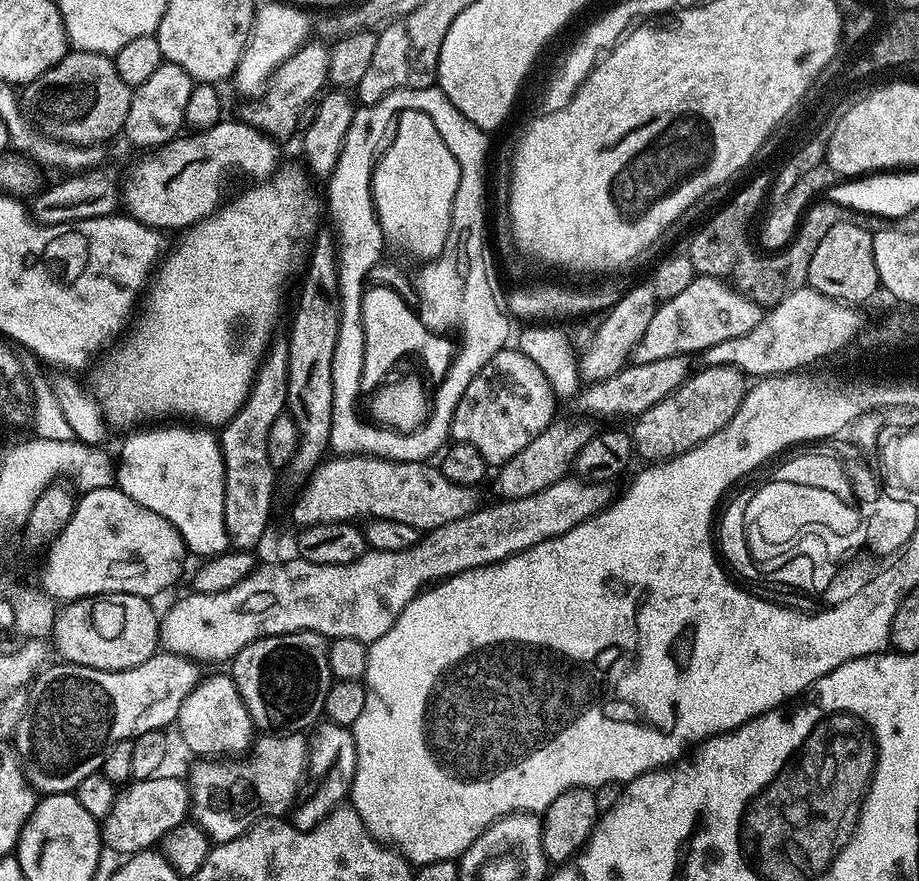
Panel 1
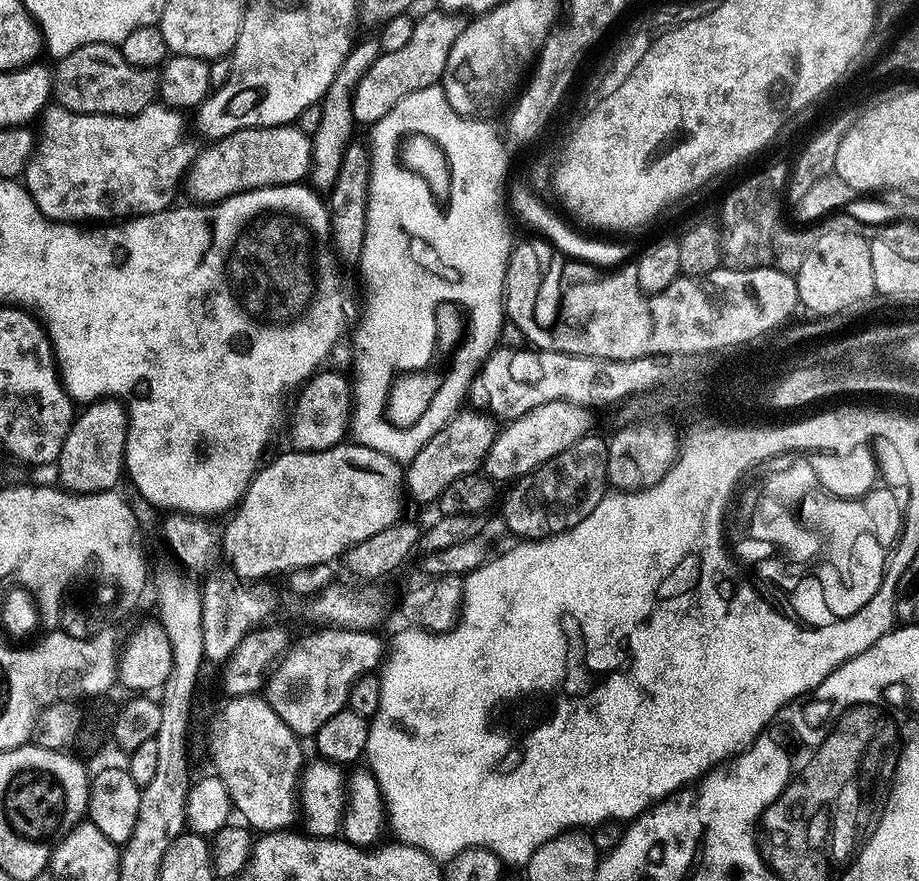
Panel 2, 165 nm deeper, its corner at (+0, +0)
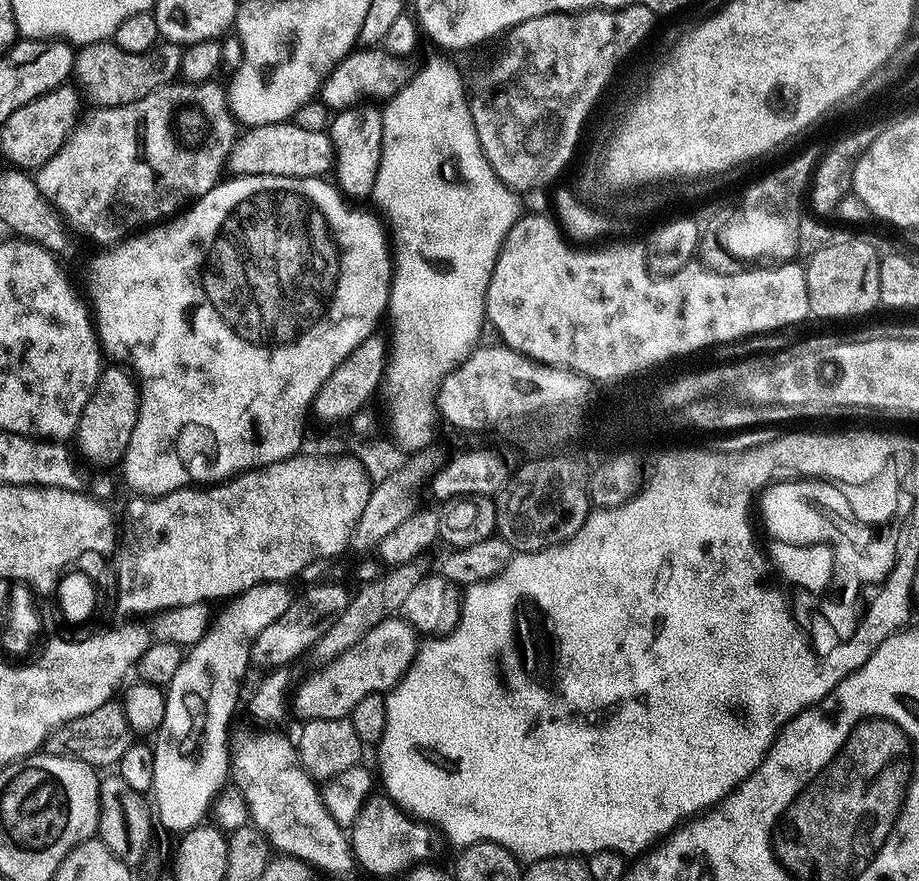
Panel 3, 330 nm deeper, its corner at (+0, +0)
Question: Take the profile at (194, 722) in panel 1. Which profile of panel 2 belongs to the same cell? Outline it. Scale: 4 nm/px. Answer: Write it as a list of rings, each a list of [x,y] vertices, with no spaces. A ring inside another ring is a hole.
[[[263,695],[233,696],[225,701],[220,713],[213,718],[208,734],[212,764],[216,767],[213,768],[215,775],[225,784],[231,807],[244,815],[245,825],[253,829],[260,828],[261,833],[287,829],[291,825],[288,823],[291,822],[292,815],[295,817],[298,812],[298,775],[302,770],[301,741],[296,733],[290,730],[290,726],[286,726],[286,722],[282,722],[282,718],[274,714]]]

